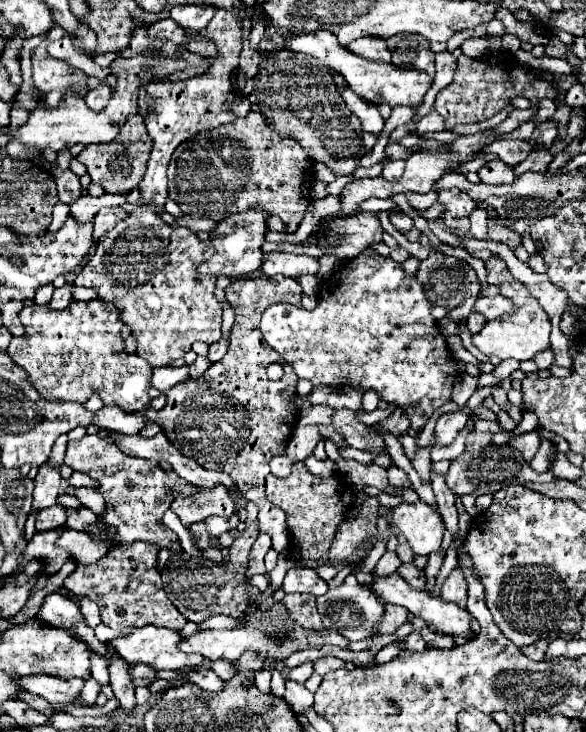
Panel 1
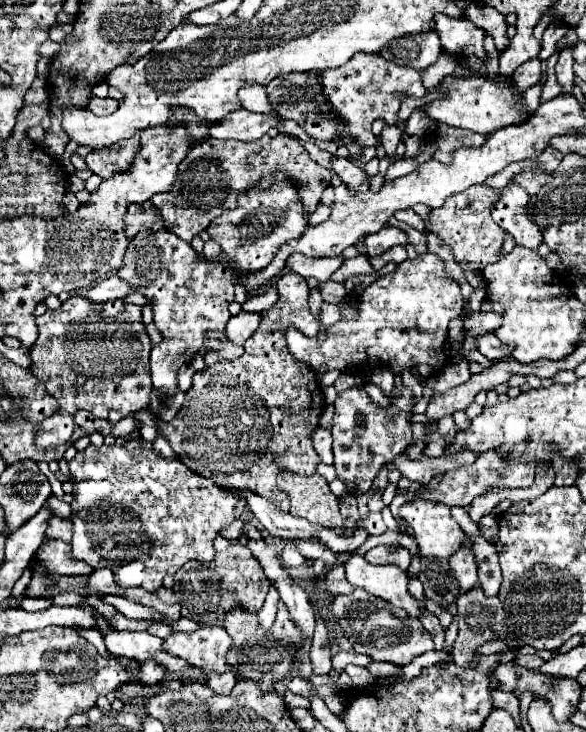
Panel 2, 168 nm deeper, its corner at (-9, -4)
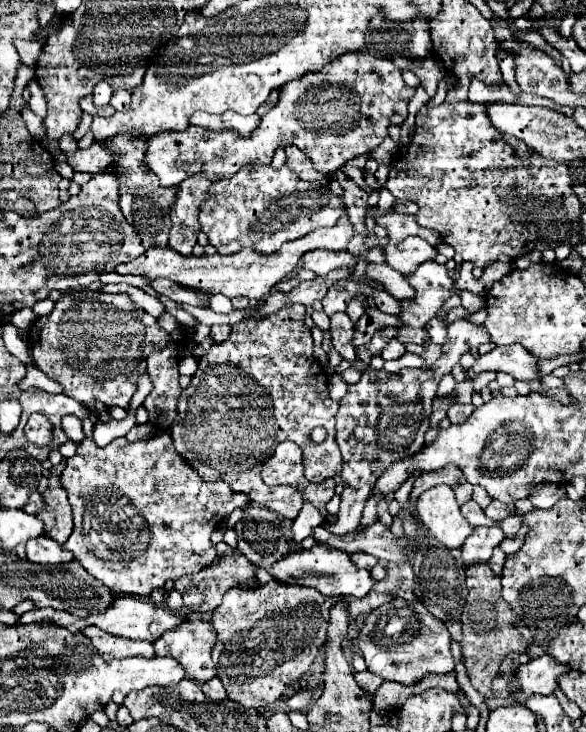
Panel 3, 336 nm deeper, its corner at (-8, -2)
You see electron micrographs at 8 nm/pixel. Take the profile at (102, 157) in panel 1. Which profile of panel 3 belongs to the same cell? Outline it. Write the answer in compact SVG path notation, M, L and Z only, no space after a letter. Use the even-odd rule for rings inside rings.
M92 143L88 149L78 149L74 155L68 157L68 165L74 171L86 171L86 173L100 173L112 167L112 159L116 159L116 153L108 151L100 143Z

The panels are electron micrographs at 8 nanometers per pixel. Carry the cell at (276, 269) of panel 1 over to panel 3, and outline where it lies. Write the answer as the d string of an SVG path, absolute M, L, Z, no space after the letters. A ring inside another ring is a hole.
M314 249L302 255L302 267L314 271L316 275L326 275L332 269L356 265L356 259L348 251L330 251L330 249Z

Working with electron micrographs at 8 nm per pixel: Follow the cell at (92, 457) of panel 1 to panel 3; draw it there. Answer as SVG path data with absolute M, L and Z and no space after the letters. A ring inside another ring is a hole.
M158 433L154 437L150 437L148 441L138 441L138 443L128 443L124 437L120 439L114 439L112 443L108 443L106 447L98 447L92 439L84 439L78 443L78 451L72 459L66 461L66 467L60 475L60 483L62 487L66 489L68 493L68 499L70 499L70 505L72 505L72 513L74 513L74 531L70 535L70 539L62 545L64 549L72 551L76 561L88 571L92 573L98 581L102 581L110 591L116 591L116 593L128 593L128 595L150 595L152 589L158 589L158 587L164 587L164 583L168 579L178 579L178 577L184 577L184 575L192 575L196 571L200 571L202 567L210 565L214 559L216 559L216 547L214 543L210 541L210 535L212 531L218 527L218 523L222 523L236 507L246 507L250 503L248 495L240 495L236 491L232 491L228 487L228 483L206 483L204 479L200 479L200 475L196 471L192 471L192 467L174 451L174 445L172 445L172 437L168 433Z

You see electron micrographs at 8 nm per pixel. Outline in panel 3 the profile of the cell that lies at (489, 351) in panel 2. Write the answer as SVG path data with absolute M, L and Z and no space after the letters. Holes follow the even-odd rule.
M496 345L490 353L478 357L474 361L474 365L470 367L470 371L466 375L476 375L476 373L482 373L482 371L504 371L504 373L510 373L512 377L520 379L520 381L530 381L530 379L540 379L538 375L538 367L536 367L538 359L534 355L530 355L522 345Z

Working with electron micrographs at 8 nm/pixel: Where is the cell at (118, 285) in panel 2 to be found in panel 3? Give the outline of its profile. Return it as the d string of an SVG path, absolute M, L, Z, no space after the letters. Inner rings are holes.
M146 279L150 287L154 287L154 291L162 297L168 297L176 303L188 303L188 305L200 305L200 307L208 307L208 299L196 295L194 289L184 289L178 283L170 283L170 279Z

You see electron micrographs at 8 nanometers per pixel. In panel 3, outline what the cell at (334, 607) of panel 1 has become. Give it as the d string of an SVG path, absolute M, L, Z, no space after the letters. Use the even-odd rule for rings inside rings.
M392 599L368 613L356 637L356 645L366 659L368 671L386 679L412 685L426 673L454 671L450 653L450 633L446 625L428 613L422 603L408 603L406 599Z

